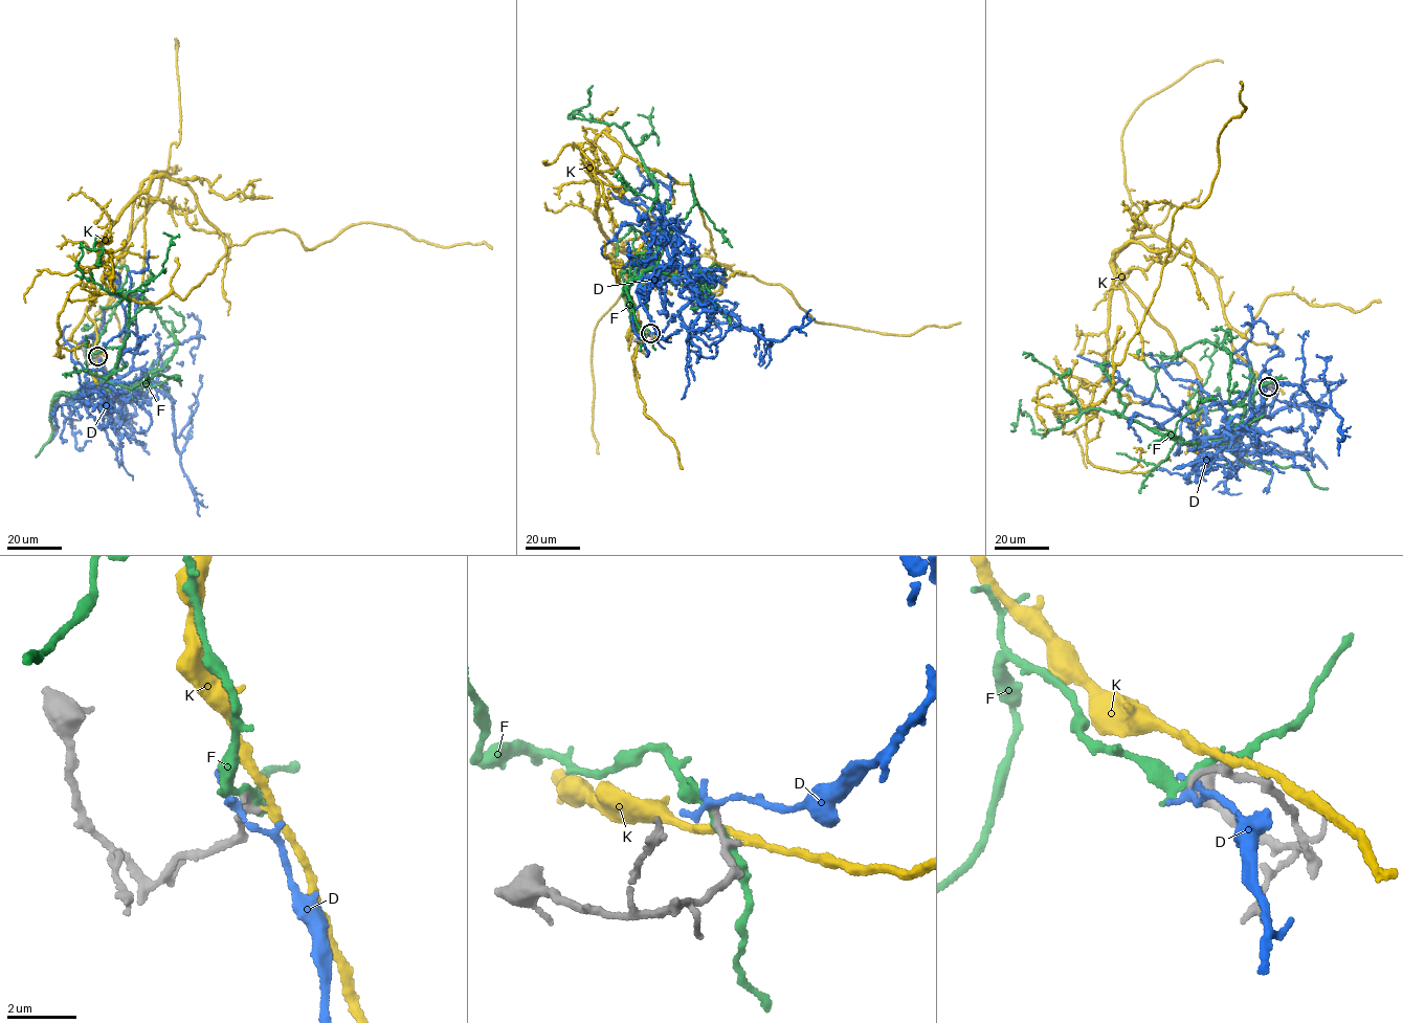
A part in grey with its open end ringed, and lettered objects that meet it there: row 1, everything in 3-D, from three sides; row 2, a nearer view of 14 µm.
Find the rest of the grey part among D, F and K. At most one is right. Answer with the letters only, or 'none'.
none

